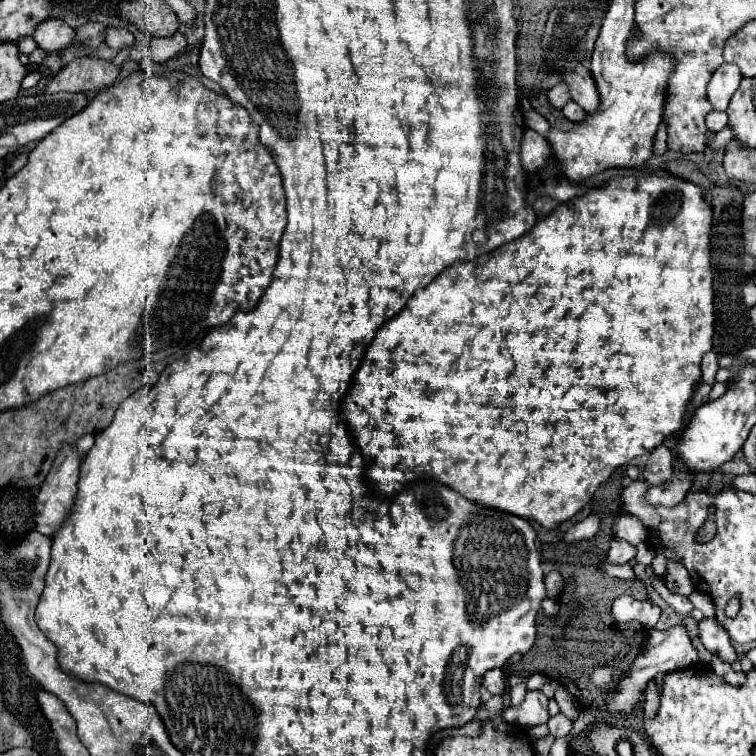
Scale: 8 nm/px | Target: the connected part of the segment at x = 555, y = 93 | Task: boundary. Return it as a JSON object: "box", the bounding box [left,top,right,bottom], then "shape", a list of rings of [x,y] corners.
{"box":[548,82,570,108],"shape":[[[564,82],[556,84],[554,88],[548,90],[548,100],[554,108],[562,108],[566,102],[570,102],[570,94],[568,94],[568,86],[564,86]]]}

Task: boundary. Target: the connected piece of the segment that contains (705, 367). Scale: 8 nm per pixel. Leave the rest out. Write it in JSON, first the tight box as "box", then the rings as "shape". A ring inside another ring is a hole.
{"box":[702,352,718,384],"shape":[[[708,352],[708,356],[704,356],[702,360],[702,382],[704,384],[714,384],[716,382],[716,372],[718,372],[718,360],[714,352]]]}

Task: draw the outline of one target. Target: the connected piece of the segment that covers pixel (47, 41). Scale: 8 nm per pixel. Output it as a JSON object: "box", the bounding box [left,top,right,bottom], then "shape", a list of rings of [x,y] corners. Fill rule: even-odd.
{"box":[34,18,74,52],"shape":[[[46,18],[36,26],[34,40],[46,52],[64,50],[74,42],[74,28],[60,18]]]}

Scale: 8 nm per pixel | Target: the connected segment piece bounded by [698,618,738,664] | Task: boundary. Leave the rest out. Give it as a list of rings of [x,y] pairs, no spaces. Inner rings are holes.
[[[704,618],[698,628],[700,628],[698,636],[708,652],[718,656],[726,664],[738,662],[738,652],[732,648],[732,644],[728,640],[728,632],[724,632],[724,628],[720,628],[720,624],[716,620]]]

